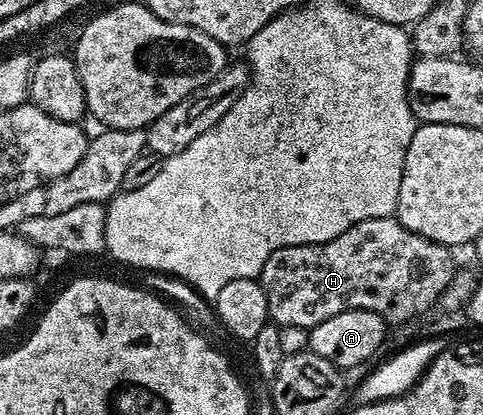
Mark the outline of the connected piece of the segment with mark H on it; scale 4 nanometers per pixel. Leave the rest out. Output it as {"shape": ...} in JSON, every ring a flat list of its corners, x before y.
{"shape":[[394,216,378,217,377,219,365,219,361,223,349,227,349,231,341,231,341,235,337,235,337,239,329,239,325,243,294,245,293,247,281,247,281,251,273,251,273,255,269,255,269,259,265,259,265,267,259,273,257,280,265,291,267,316,274,324,280,327,288,325,289,327,301,327,310,330,317,323,325,323,325,319,333,319,333,315,341,315,341,311,349,311,350,309,373,311,377,315,381,315,383,320,392,326,403,325,406,321,411,321,414,317,421,316,430,305,434,306,438,302,440,295,445,291,445,287,449,287,449,283,457,272,455,257,451,253,454,252,448,246,436,241,430,241,413,231,409,231]]}

